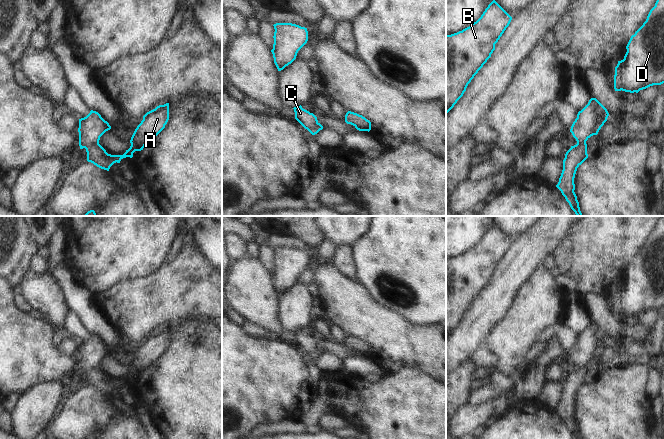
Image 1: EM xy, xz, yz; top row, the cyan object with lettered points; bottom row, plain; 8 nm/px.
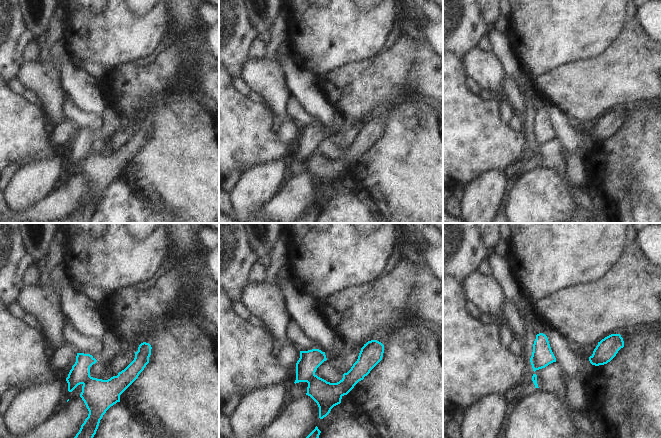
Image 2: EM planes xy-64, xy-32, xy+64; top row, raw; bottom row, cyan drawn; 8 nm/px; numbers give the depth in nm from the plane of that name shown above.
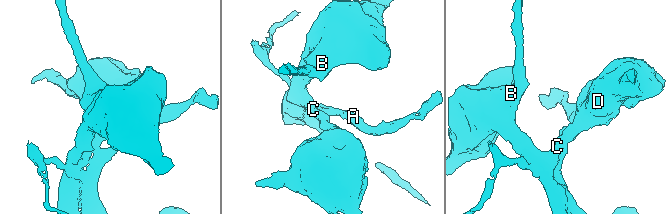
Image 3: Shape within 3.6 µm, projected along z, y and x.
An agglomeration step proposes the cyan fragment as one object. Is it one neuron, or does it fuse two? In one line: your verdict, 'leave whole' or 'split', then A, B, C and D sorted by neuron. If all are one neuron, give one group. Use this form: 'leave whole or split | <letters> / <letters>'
split | A / B C D

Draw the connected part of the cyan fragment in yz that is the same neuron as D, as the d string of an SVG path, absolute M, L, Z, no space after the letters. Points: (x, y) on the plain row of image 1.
M664 216L626 273L624 283L615 291L615 315L638 317L664 307Z

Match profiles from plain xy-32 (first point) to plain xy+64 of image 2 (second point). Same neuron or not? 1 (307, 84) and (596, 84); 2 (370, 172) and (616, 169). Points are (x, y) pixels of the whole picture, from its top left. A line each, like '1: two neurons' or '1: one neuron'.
1: two neurons
2: one neuron

